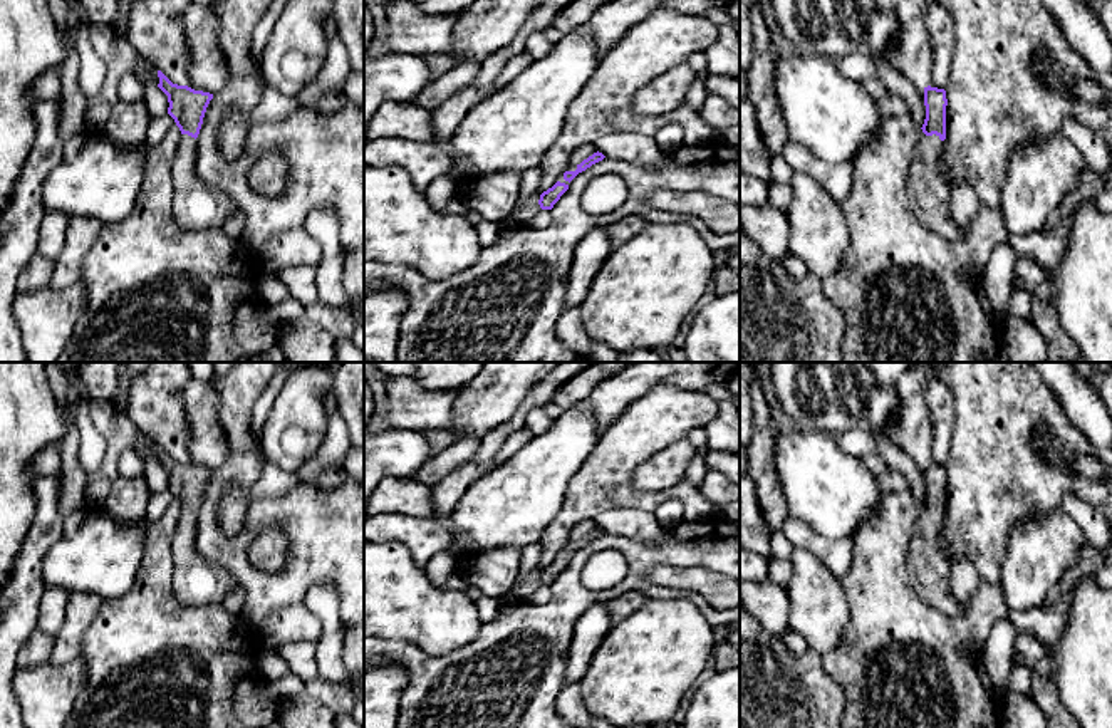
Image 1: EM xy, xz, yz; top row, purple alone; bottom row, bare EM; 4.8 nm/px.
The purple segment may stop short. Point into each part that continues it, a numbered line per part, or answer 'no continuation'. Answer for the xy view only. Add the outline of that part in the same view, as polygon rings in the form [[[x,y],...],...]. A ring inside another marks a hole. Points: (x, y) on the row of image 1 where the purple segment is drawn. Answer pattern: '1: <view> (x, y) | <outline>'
1: xy (197, 207) | [[[181,134],[171,168],[173,215],[188,231],[221,228],[225,220],[238,208],[233,200],[198,179],[195,154],[198,141]]]

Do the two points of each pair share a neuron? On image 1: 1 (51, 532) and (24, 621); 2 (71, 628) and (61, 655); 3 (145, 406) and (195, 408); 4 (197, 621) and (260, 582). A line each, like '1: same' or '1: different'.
1: same
2: same
3: different
4: different

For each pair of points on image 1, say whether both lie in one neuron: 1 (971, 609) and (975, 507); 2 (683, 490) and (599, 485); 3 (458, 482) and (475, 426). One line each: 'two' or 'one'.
1: two
2: one
3: two

